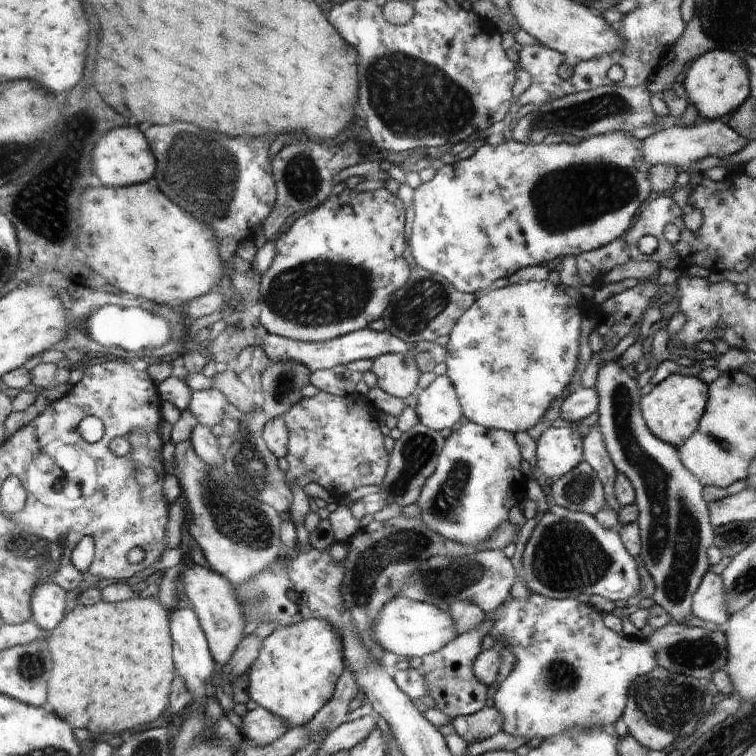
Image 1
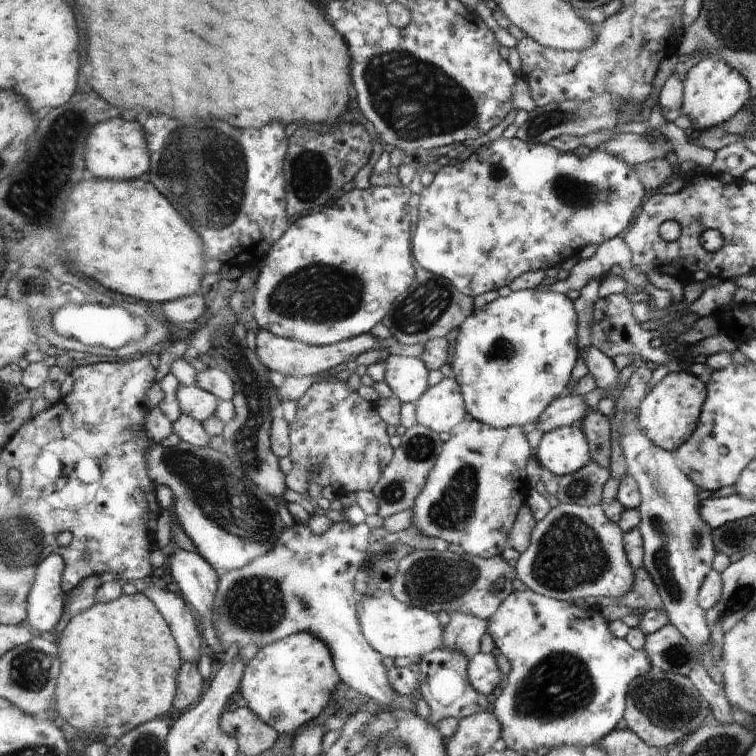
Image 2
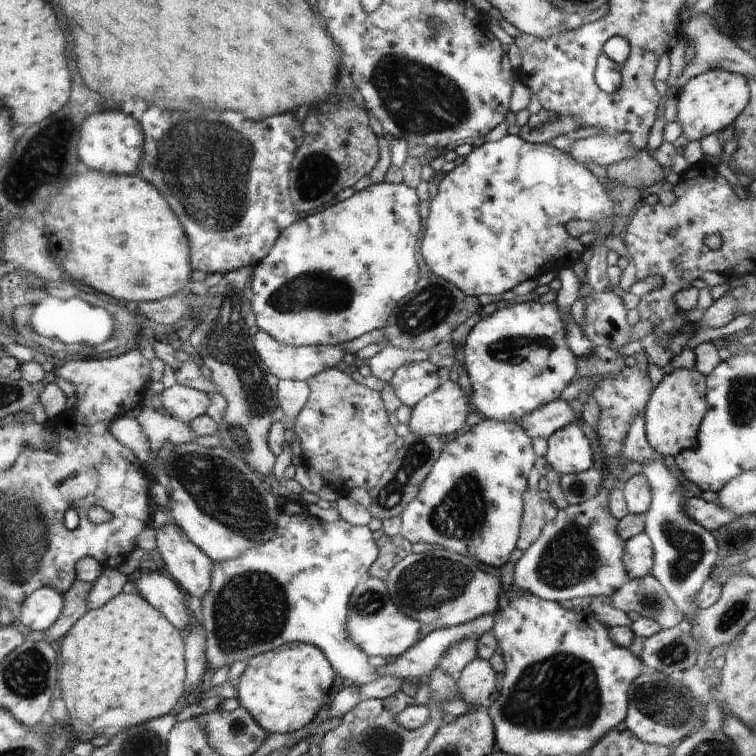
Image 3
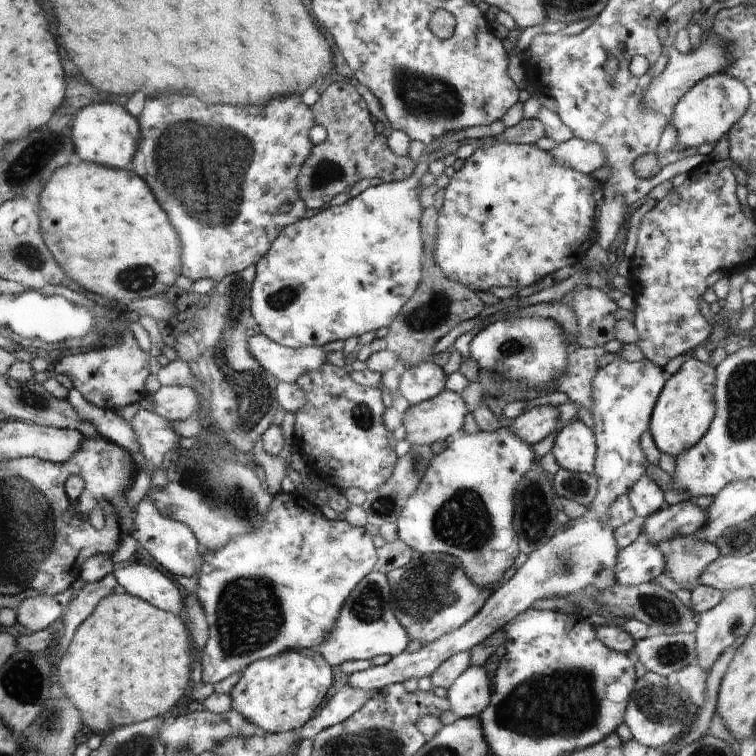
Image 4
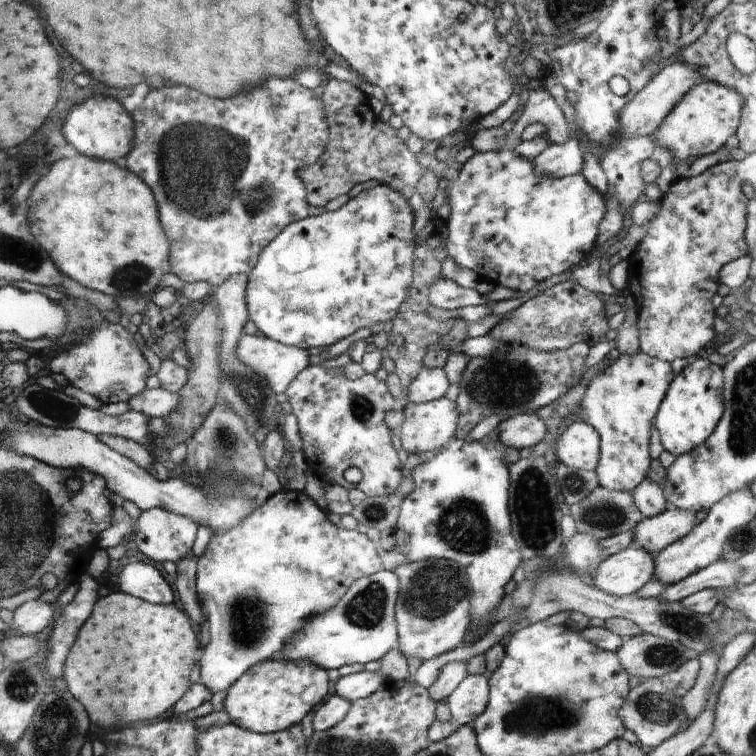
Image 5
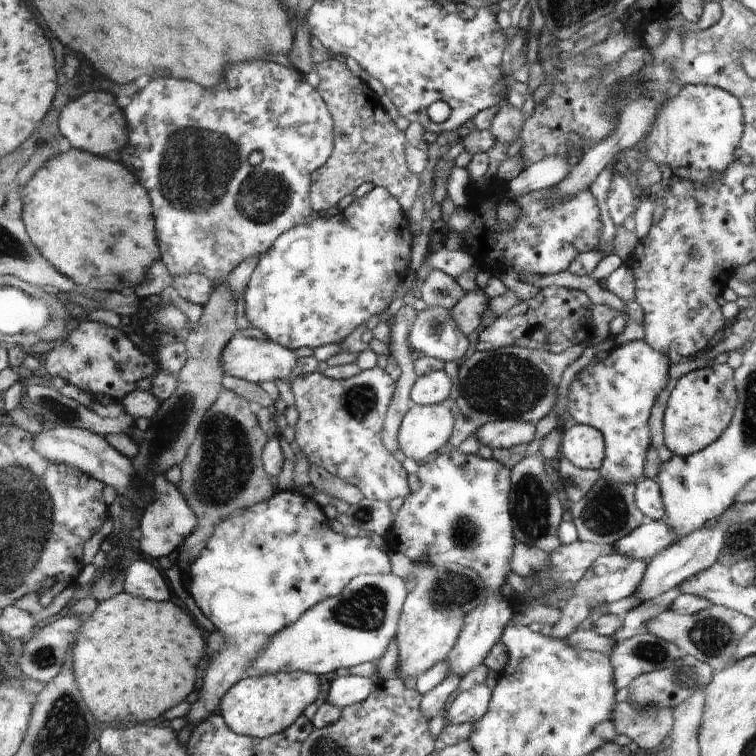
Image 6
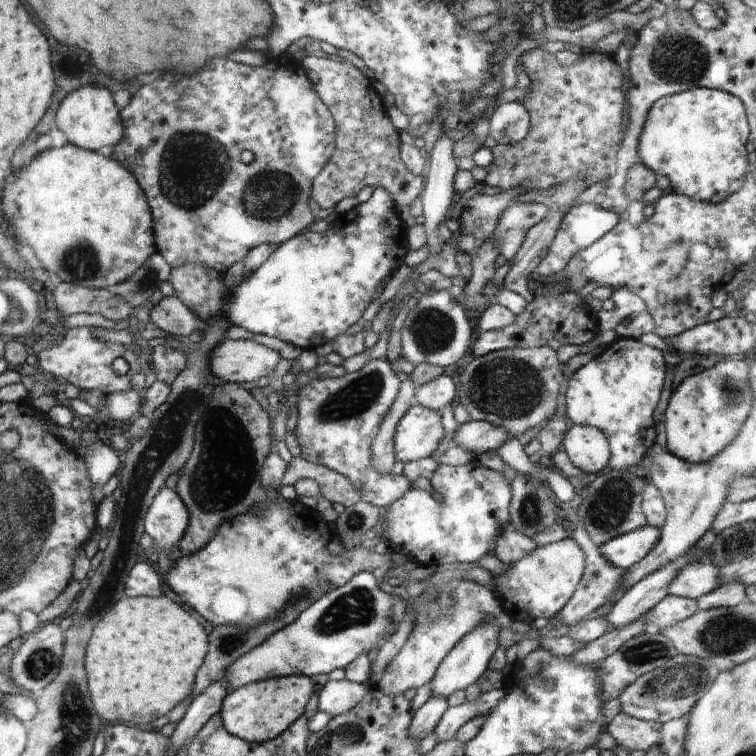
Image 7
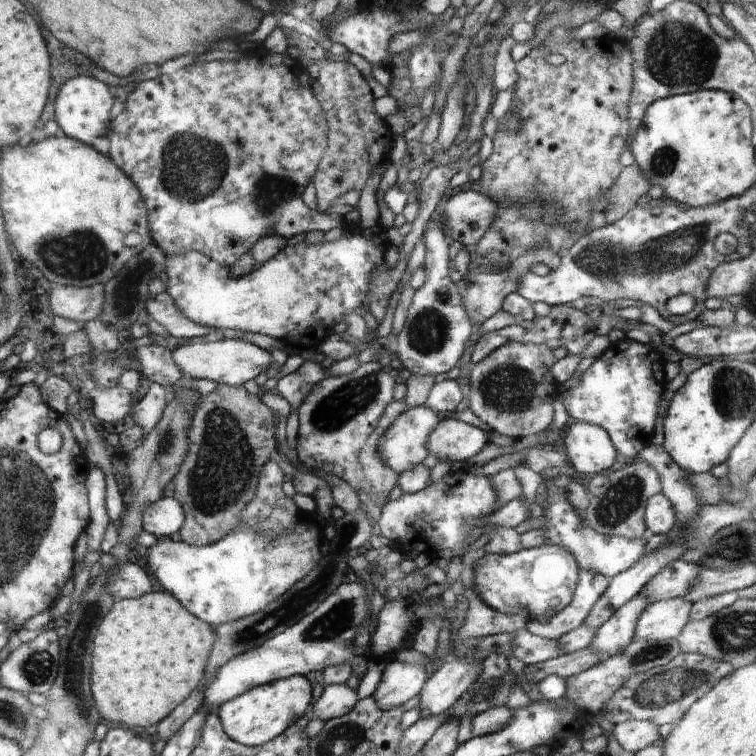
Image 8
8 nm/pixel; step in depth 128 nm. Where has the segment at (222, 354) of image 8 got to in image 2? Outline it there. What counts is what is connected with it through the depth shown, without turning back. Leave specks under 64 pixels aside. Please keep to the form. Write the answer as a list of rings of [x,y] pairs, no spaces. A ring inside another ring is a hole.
[[[260,329],[257,332],[255,352],[268,370],[280,372],[289,379],[291,377],[314,377],[320,373],[328,373],[328,370],[332,370],[336,365],[356,360],[360,354],[374,350],[374,348],[380,349],[382,346],[380,346],[380,340],[376,340],[370,333],[361,334],[336,344],[318,346],[274,336],[267,330]]]

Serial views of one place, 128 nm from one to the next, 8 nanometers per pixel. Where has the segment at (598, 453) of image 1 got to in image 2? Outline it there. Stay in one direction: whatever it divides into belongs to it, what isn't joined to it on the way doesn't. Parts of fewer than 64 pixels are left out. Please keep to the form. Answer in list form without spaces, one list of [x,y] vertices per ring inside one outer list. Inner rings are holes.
[[[589,409],[579,426],[586,436],[592,460],[609,468],[612,435],[608,416],[599,410]]]

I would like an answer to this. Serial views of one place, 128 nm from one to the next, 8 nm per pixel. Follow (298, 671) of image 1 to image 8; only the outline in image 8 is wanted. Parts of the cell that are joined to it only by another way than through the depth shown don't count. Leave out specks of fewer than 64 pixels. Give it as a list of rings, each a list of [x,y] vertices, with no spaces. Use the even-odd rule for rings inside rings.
[[[290,676],[263,686],[256,686],[216,710],[224,733],[235,742],[250,747],[261,746],[286,731],[304,716],[311,702],[311,683],[304,676]]]

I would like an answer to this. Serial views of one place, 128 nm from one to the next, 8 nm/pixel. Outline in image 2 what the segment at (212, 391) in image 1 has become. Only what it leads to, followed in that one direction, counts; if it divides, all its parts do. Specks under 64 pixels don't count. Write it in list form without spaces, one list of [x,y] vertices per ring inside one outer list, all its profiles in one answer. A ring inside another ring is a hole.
[[[196,385],[176,387],[176,399],[182,414],[191,416],[194,420],[203,423],[214,415],[221,403],[216,396],[198,388]]]

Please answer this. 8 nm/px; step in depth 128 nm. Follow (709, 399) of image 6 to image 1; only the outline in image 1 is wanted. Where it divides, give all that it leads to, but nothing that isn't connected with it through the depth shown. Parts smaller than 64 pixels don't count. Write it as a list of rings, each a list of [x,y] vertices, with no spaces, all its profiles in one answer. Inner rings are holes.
[[[672,373],[657,385],[644,390],[640,400],[642,416],[650,432],[676,448],[680,448],[689,436],[698,430],[708,400],[708,385],[700,377]]]

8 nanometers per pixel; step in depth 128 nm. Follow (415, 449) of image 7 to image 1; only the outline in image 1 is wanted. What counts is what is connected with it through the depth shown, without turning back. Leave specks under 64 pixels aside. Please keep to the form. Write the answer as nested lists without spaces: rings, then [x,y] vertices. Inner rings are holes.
[[[448,375],[437,376],[432,383],[416,393],[416,414],[420,423],[440,431],[454,428],[462,418],[463,410],[454,385]]]

